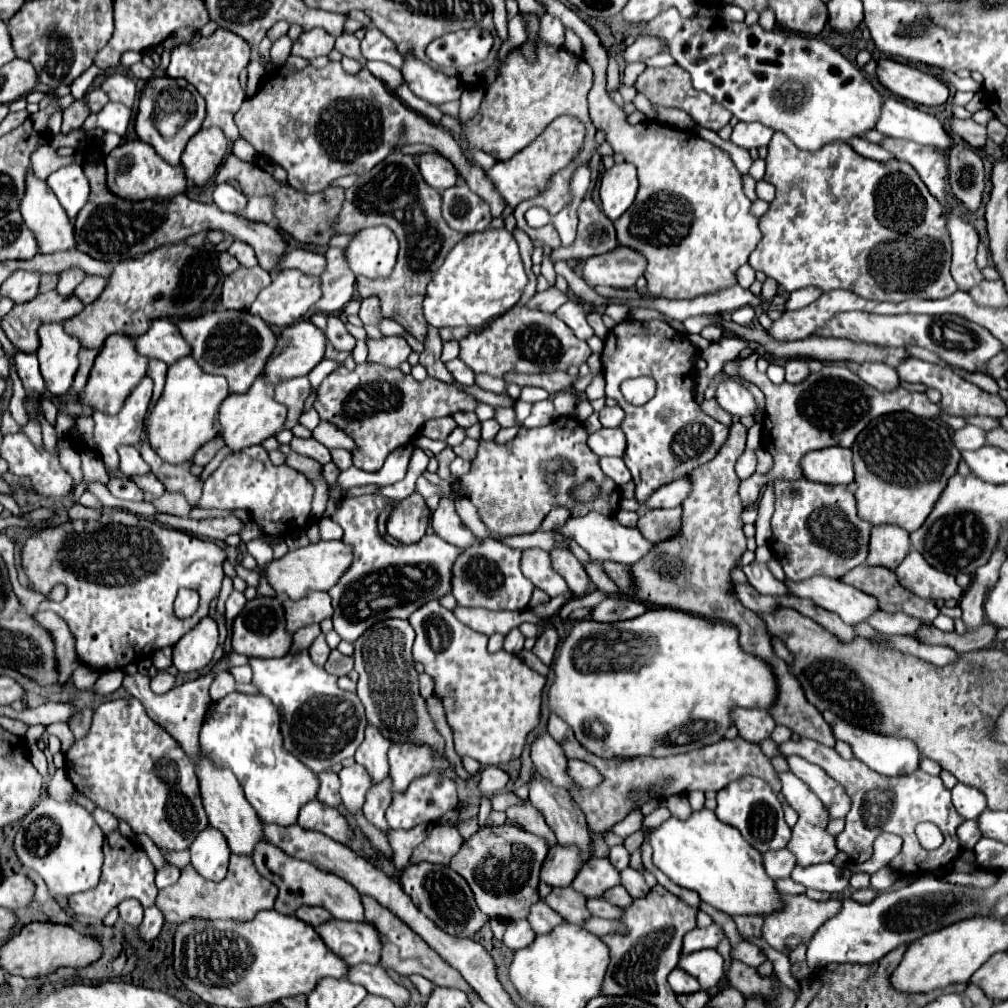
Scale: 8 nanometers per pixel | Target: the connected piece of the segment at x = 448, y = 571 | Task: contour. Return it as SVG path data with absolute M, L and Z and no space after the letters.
M380 495L344 497L338 513L332 517L344 529L342 541L354 545L352 569L346 571L338 585L328 591L334 605L334 631L350 643L378 621L390 617L408 619L424 603L448 595L452 591L452 567L462 555L460 547L446 543L434 535L432 529L428 529L428 533L414 545L388 545L378 535L376 527L378 509L382 509L384 503L386 499Z

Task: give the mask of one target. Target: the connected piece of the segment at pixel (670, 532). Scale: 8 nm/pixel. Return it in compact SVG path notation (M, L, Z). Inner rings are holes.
M682 507L648 509L638 521L638 529L644 535L644 539L652 541L654 545L680 535L680 527L682 527Z

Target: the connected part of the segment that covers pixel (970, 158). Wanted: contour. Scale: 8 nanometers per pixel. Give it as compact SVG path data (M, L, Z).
M956 145L948 153L950 167L950 189L966 205L976 211L984 191L984 165L982 159L966 145Z

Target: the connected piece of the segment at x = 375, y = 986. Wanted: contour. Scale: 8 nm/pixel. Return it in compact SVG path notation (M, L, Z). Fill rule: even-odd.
M370 963L354 965L348 969L346 977L350 981L366 987L366 991L372 995L388 997L390 1001L394 1001L396 1007L404 1007L410 999L410 993L404 987L400 987L398 983L394 983L380 965L370 965Z

